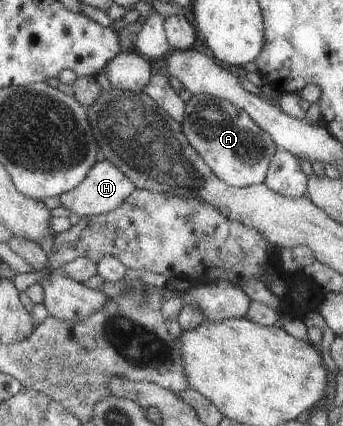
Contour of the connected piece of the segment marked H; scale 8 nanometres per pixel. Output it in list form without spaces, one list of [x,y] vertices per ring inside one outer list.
[[[101,158],[76,189],[63,193],[59,198],[62,201],[62,206],[68,211],[82,217],[92,217],[118,209],[134,193],[136,188],[134,181],[124,175],[124,172],[120,171],[115,163]]]

